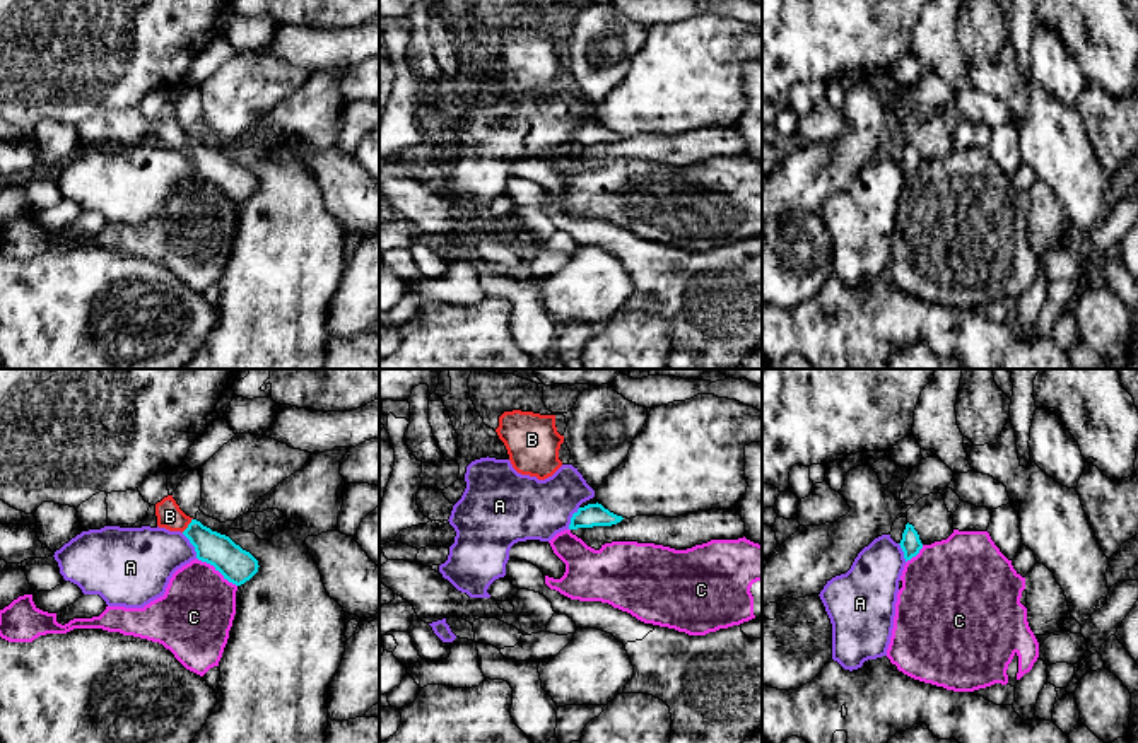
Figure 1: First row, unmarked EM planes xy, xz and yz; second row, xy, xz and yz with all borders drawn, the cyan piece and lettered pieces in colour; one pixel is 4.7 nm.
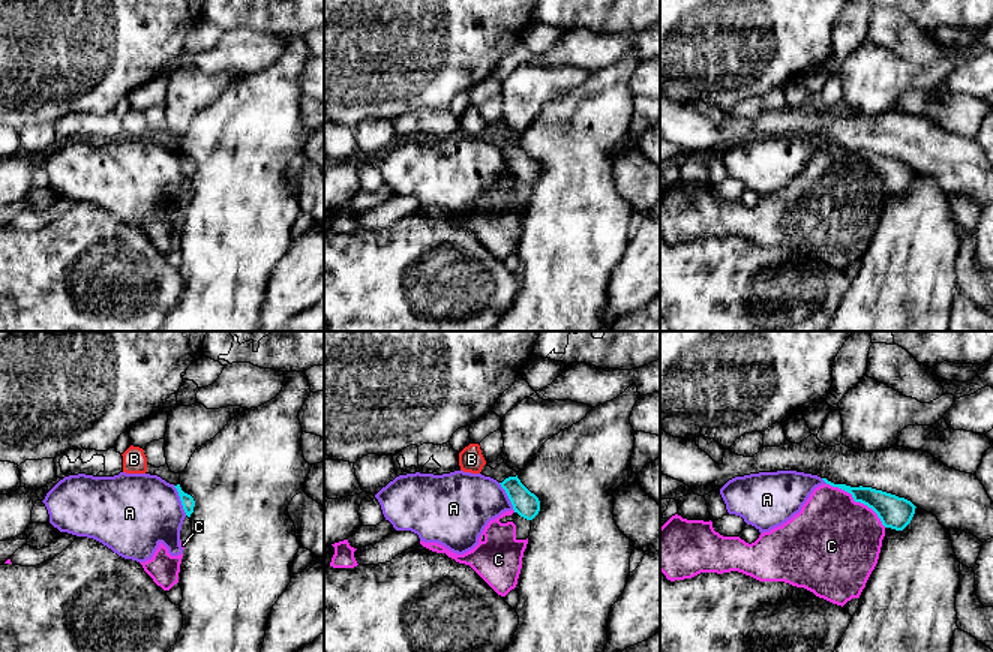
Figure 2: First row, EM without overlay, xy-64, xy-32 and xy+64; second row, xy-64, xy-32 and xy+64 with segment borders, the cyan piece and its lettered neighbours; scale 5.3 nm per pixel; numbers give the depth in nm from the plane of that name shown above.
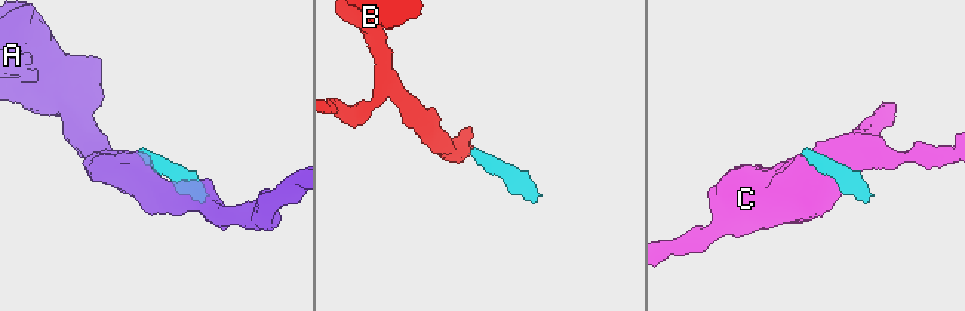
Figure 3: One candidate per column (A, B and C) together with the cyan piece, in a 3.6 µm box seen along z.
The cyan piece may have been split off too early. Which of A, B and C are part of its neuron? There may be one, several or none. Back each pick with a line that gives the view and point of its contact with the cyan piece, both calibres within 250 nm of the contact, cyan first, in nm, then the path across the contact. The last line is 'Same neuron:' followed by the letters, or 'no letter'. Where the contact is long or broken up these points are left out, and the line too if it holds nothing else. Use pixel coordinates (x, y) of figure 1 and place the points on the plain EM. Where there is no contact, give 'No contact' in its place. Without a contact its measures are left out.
B: Touches cyan at xy (188, 142). Thickness 160 nm (cyan) against 120 nm. Path across: xy (219, 168), (211, 164), (188, 142), (170, 134)
Same neuron: B

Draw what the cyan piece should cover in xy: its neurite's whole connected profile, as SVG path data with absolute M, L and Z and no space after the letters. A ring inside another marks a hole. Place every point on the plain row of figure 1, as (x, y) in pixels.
M173 113L155 121L155 133L159 145L181 149L195 164L197 176L214 183L229 200L241 203L258 190L258 178L249 169L186 133Z

